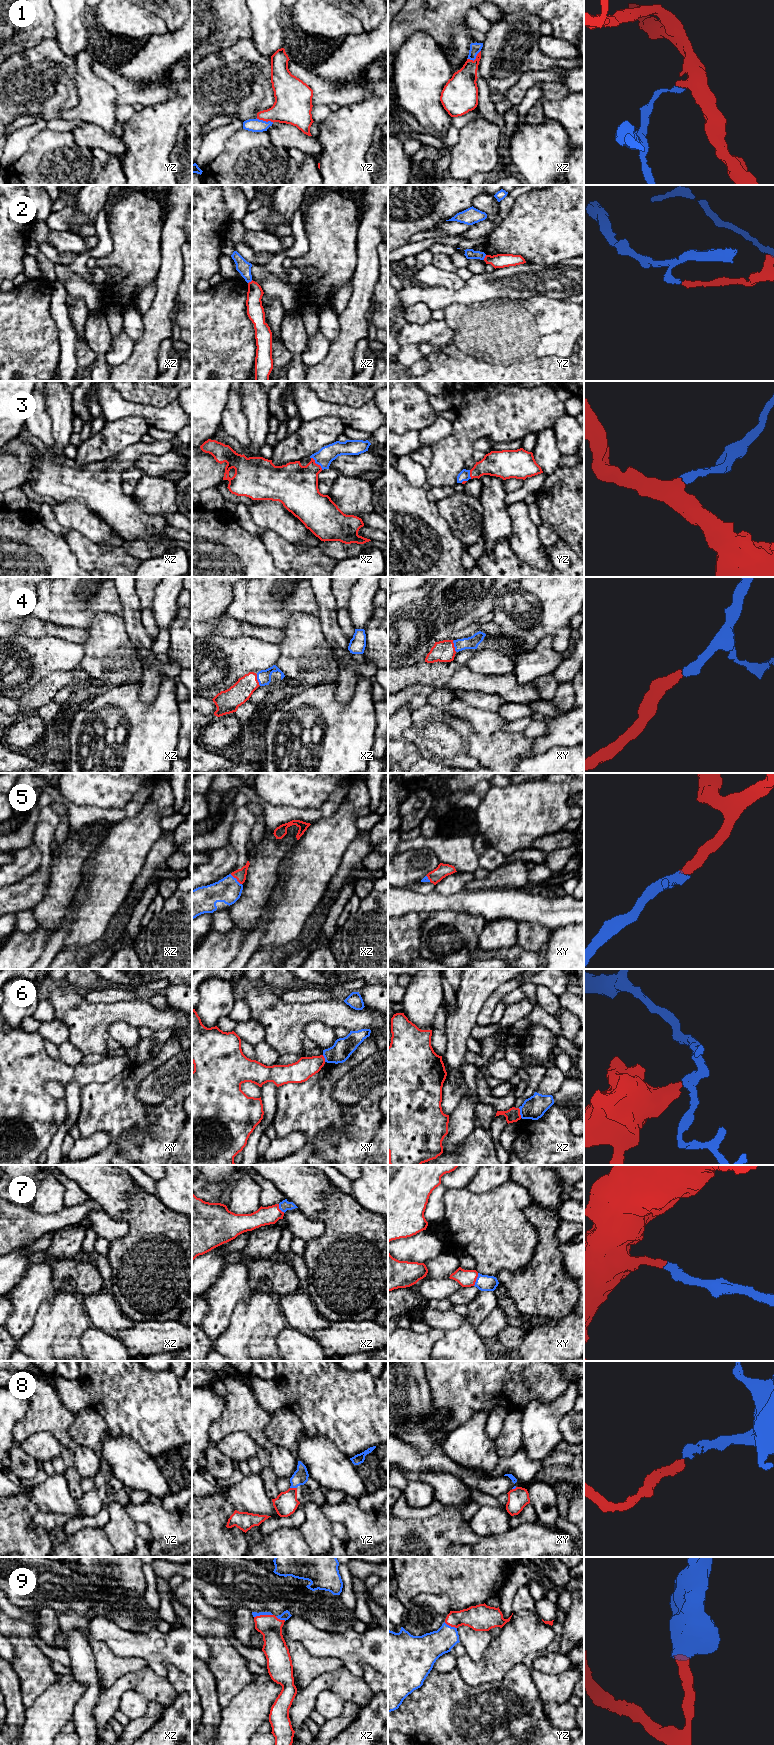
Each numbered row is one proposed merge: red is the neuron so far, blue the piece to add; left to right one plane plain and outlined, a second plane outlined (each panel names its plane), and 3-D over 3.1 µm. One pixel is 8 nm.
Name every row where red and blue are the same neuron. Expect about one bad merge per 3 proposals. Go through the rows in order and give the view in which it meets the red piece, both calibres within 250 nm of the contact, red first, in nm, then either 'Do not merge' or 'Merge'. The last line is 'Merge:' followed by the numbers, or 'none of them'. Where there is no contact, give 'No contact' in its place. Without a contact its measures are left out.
1: Touches red in yz. Thickness 300 nm (red) against 110 nm. Do not merge
2: Touches red in yz. Thickness 110 nm (red) against 80 nm. Do not merge
3: Touches red in xz. Thickness 360 nm (red) against 140 nm. Merge
4: Touches red in xz. Thickness 170 nm (red) against 110 nm. Merge
5: Touches red in xz. Thickness 90 nm (red) against 200 nm. Merge
6: Touches red in xz. Thickness 110 nm (red) against 180 nm. Do not merge
7: Touches red in xy. Thickness 140 nm (red) against 130 nm. Merge
8: Touches red in yz. Thickness 180 nm (red) against 120 nm. Merge
9: Touches red in xz. Thickness 180 nm (red) against 40 nm. Merge
Merge: 3, 4, 5, 7, 8, 9

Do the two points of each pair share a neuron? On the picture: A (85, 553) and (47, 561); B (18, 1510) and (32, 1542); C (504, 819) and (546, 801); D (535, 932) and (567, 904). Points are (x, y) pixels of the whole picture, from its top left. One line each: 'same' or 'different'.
A: different
B: same
C: same
D: different

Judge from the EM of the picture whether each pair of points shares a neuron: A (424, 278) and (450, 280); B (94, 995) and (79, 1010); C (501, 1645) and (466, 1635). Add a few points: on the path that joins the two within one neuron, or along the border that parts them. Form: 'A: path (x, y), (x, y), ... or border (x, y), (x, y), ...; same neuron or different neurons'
A: path (430, 278), (444, 279); same neuron
B: border (81, 994), (92, 1002), (111, 1003); different neurons
C: border (493, 1637), (482, 1657), (477, 1662); different neurons

